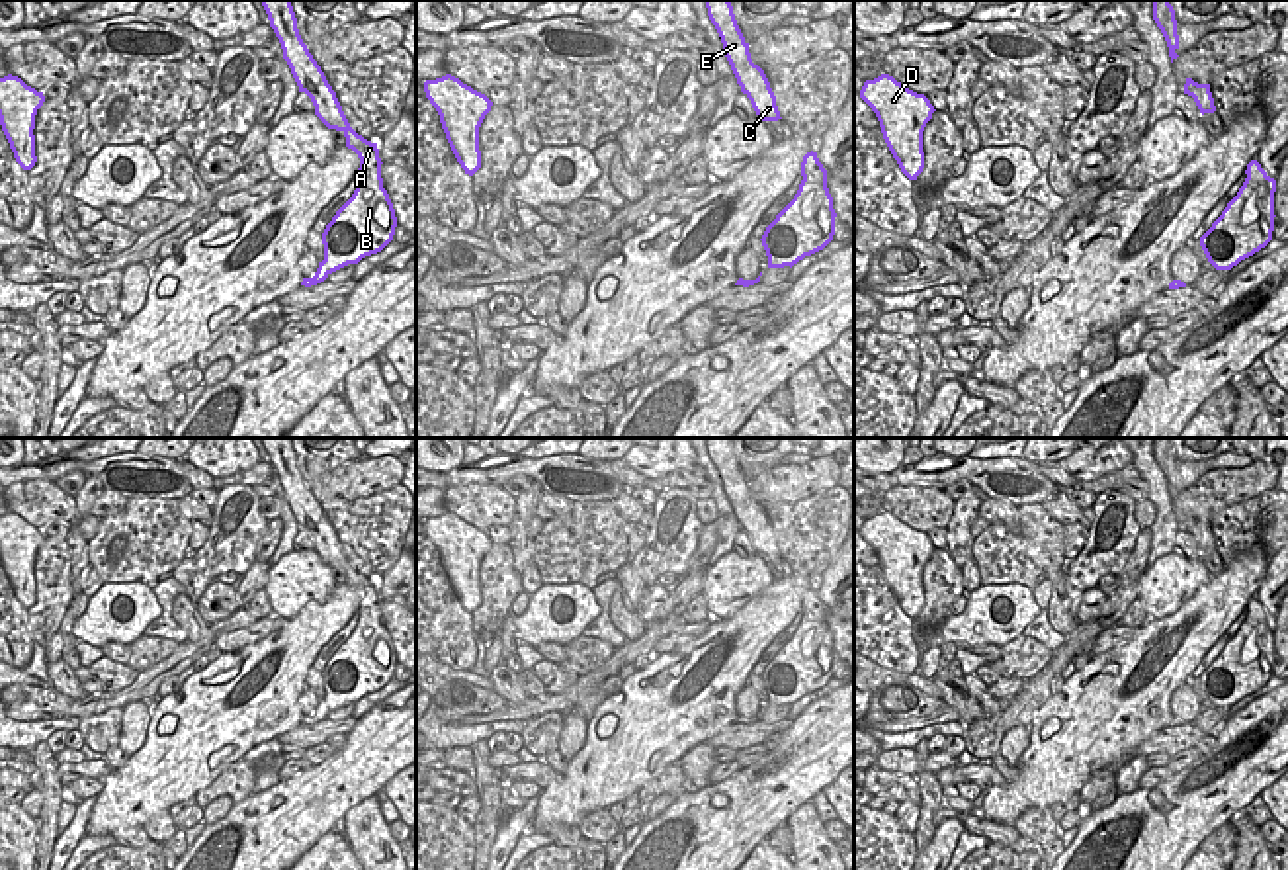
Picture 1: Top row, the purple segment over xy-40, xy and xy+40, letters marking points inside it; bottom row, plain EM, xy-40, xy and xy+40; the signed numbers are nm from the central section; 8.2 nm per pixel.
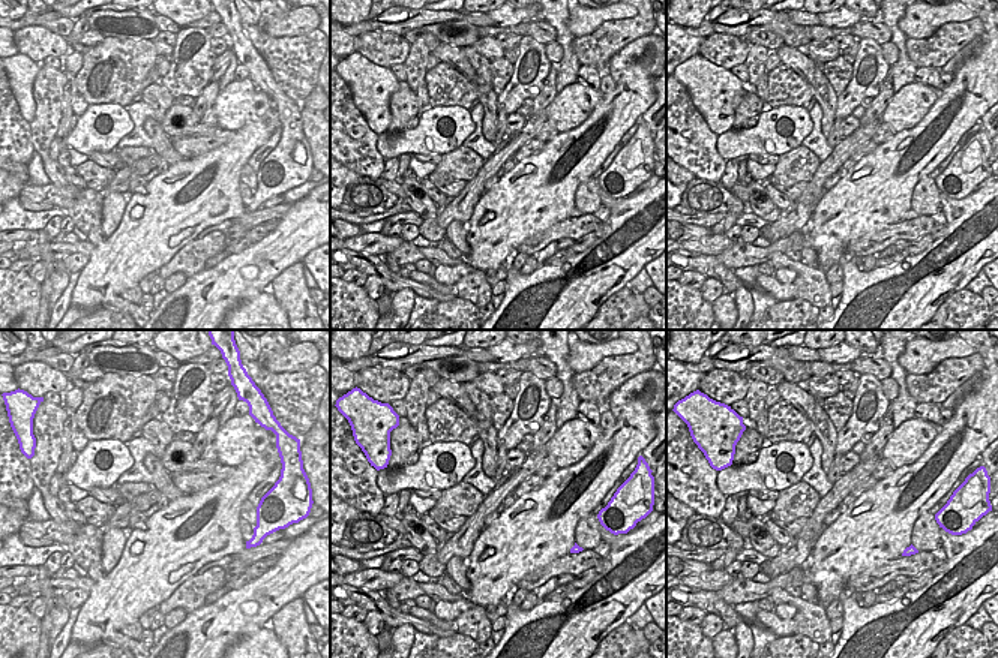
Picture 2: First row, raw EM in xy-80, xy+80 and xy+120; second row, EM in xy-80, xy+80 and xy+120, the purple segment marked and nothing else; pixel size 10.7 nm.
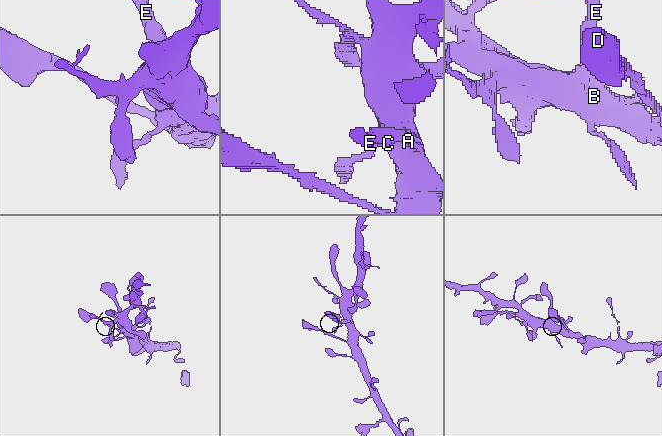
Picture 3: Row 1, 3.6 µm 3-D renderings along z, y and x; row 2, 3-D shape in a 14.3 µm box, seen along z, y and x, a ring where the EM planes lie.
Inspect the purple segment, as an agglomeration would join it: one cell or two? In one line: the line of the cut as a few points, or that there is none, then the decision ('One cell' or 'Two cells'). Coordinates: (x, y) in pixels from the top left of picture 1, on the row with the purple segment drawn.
No split. One cell.

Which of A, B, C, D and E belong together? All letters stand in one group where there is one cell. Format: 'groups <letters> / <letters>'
groups A B C D E

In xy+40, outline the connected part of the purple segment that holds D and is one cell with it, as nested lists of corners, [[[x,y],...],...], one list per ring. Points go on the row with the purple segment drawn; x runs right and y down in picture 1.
[[[889,74],[866,80],[860,98],[876,113],[901,172],[909,180],[917,180],[924,168],[923,131],[936,111],[930,100]]]

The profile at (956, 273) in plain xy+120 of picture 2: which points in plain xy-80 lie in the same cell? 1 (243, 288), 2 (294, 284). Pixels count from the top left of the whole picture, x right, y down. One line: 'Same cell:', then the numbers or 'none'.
Same cell: 1

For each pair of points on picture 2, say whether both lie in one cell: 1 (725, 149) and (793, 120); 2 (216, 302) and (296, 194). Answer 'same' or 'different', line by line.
1: same
2: different

